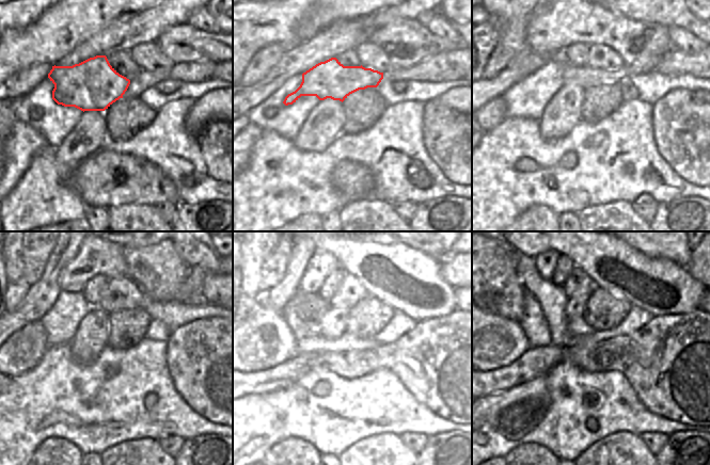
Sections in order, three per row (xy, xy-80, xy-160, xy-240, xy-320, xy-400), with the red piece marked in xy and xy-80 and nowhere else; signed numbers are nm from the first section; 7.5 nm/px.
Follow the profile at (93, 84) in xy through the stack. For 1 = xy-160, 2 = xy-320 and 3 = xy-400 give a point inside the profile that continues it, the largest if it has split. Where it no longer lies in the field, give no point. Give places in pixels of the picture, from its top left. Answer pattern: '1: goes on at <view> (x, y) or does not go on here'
1: goes on at xy-160 (585, 77)
2: goes on at xy-320 (450, 269)
3: goes on at xy-400 (689, 268)

